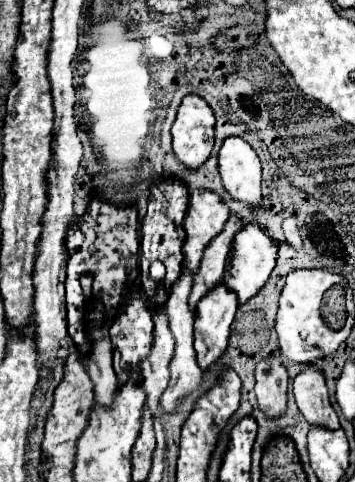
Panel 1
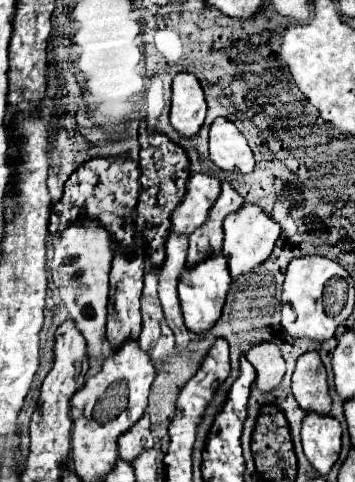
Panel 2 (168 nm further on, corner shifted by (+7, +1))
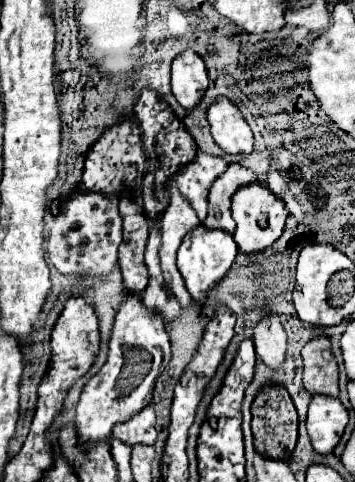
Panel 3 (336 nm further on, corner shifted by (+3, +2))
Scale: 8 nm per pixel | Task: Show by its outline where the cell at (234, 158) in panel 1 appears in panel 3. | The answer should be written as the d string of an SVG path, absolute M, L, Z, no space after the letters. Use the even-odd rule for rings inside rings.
M215 100L207 110L211 134L217 146L231 156L247 156L253 152L253 134L241 112L227 100Z

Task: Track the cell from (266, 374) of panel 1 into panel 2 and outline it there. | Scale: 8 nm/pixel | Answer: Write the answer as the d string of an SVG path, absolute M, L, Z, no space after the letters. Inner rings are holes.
M263 341L253 345L247 351L247 361L257 371L255 383L261 391L271 391L281 383L285 375L285 359L281 355L281 349L275 343Z

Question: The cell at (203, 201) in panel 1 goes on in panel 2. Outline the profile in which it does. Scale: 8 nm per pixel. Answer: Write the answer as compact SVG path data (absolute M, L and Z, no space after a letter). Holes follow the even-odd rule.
M195 173L187 181L187 191L181 203L171 213L171 227L175 233L193 233L201 227L207 217L213 201L221 193L221 181L213 175Z

